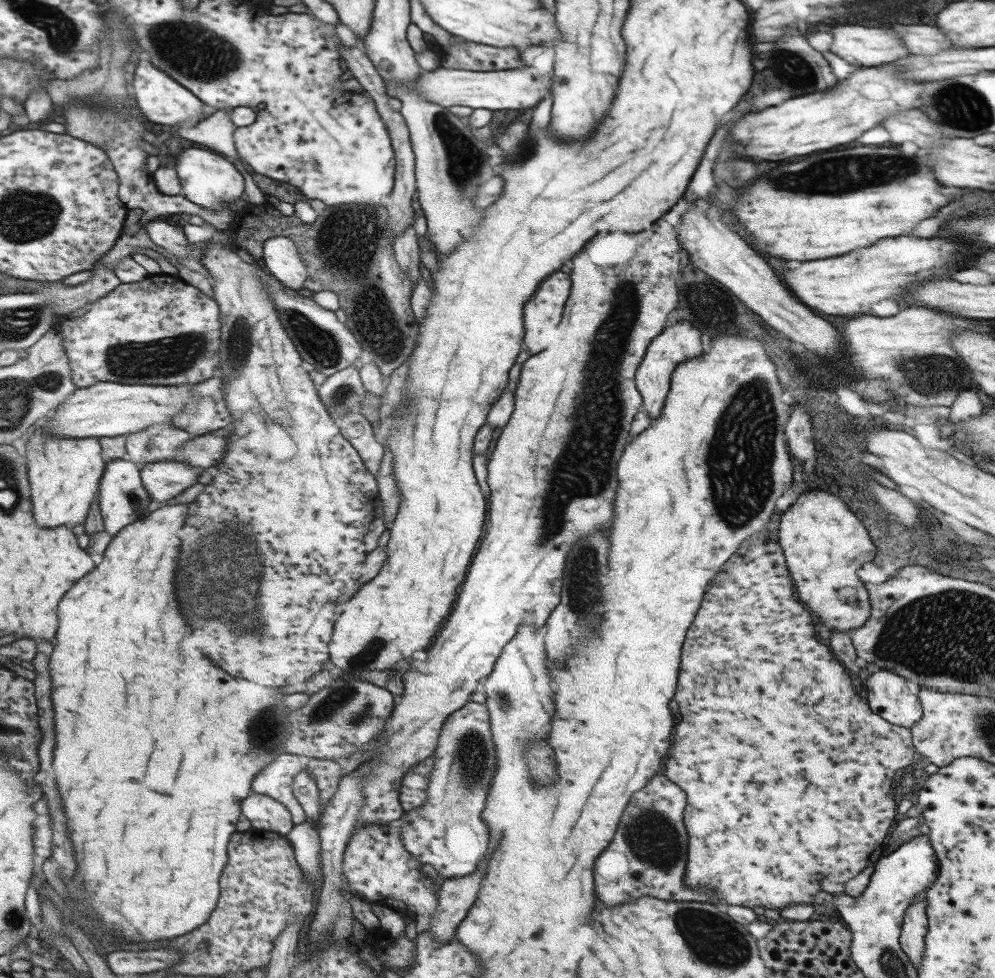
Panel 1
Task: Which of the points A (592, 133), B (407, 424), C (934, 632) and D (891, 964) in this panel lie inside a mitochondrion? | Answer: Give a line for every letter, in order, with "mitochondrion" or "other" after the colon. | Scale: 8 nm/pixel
A: other
B: other
C: mitochondrion
D: mitochondrion

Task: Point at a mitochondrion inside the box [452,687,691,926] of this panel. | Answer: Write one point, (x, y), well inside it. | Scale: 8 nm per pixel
(650, 837)

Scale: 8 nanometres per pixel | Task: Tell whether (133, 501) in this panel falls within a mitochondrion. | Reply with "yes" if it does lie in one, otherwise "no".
yes

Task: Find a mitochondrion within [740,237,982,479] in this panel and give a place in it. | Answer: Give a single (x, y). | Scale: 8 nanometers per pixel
(933, 376)

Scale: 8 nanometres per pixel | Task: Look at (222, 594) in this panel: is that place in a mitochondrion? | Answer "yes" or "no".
yes

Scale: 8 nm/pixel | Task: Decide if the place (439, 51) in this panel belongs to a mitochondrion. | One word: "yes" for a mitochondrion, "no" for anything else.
no

